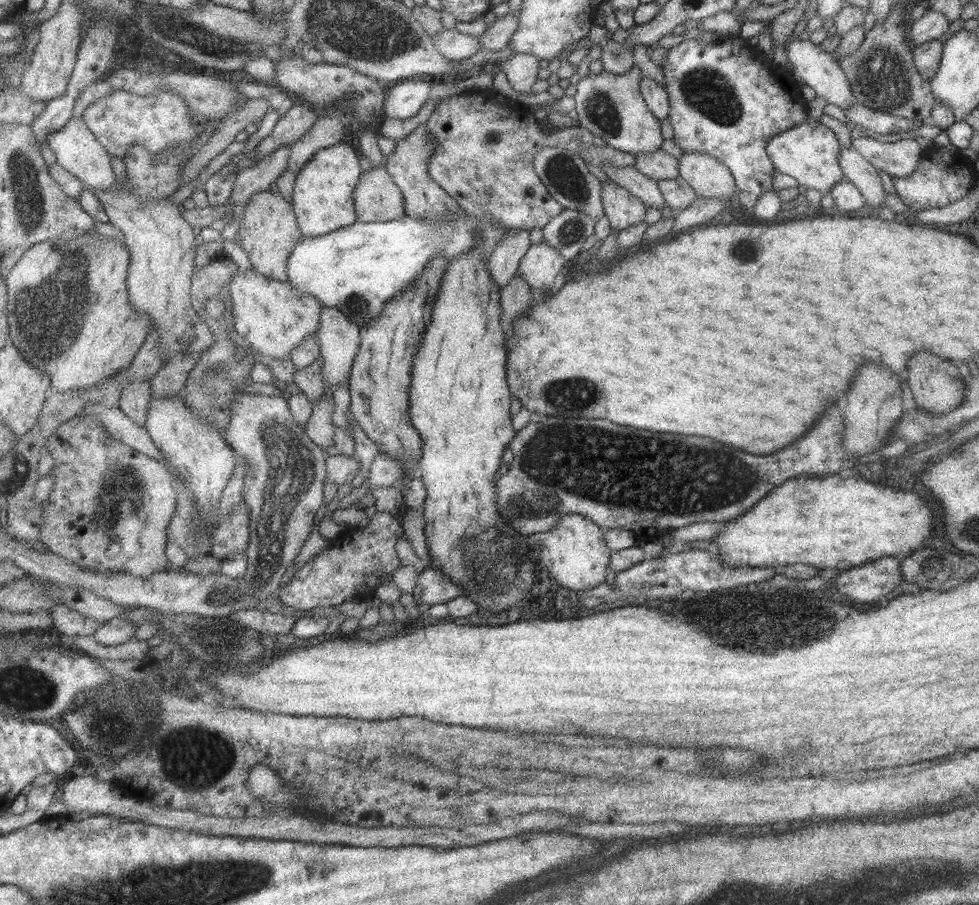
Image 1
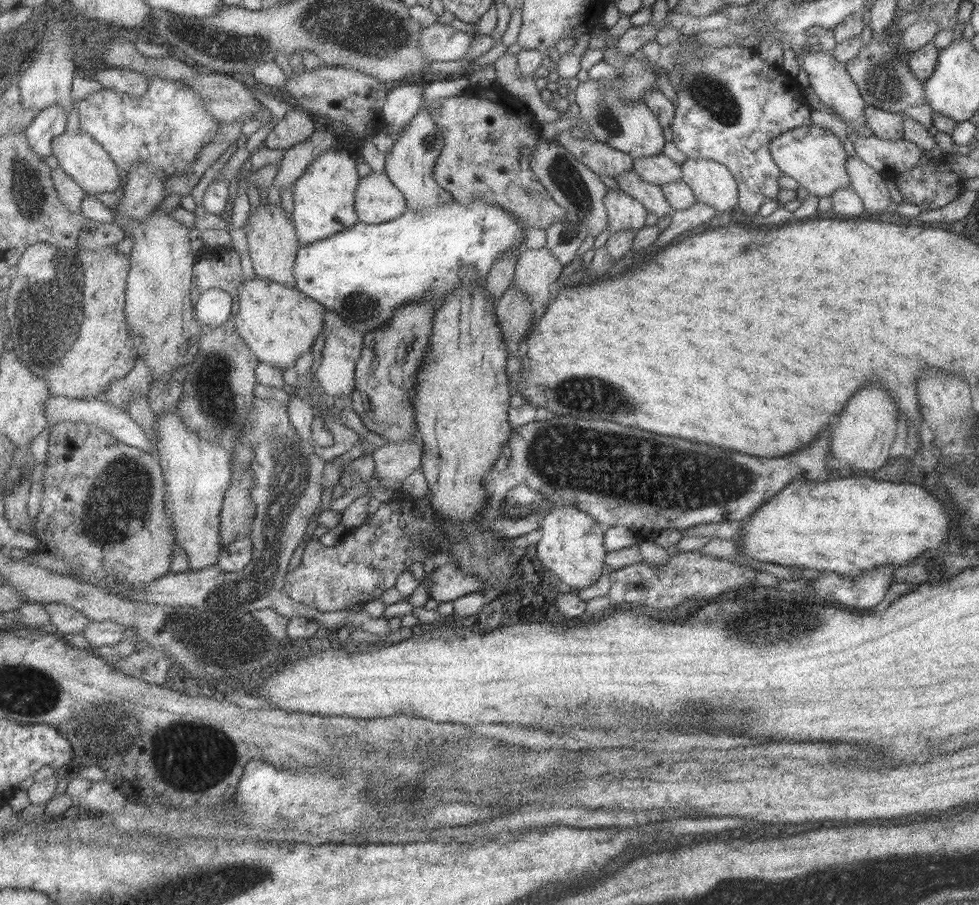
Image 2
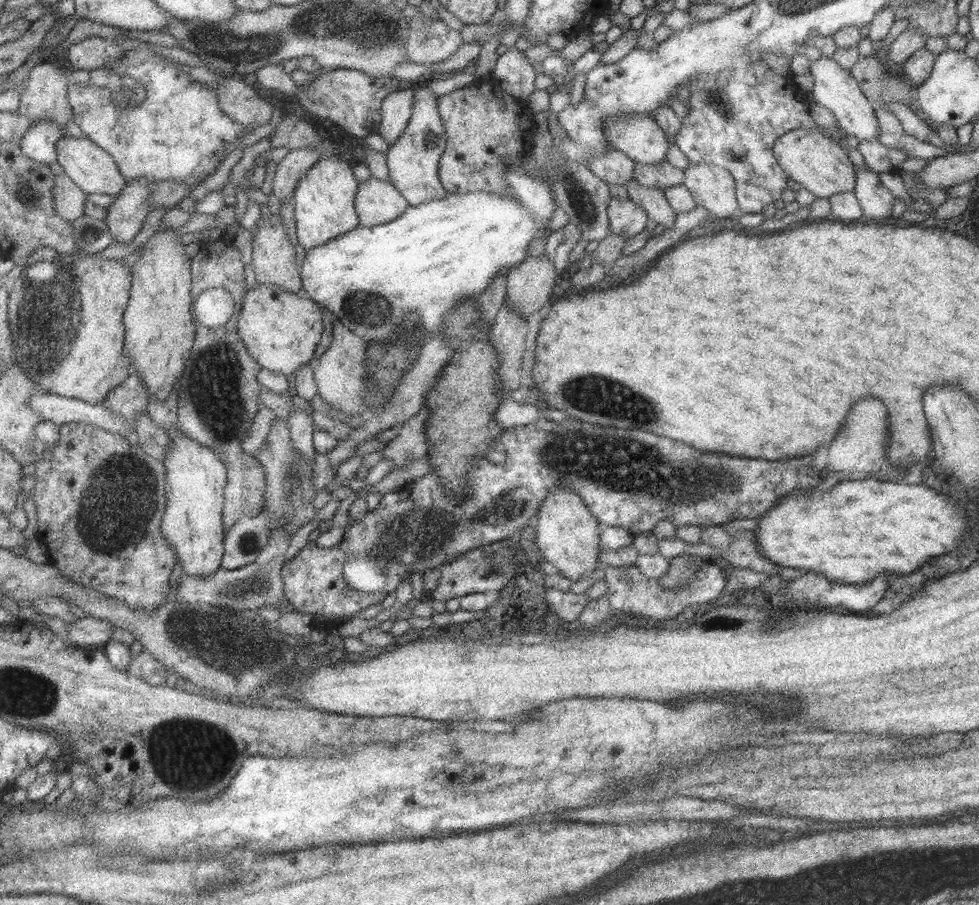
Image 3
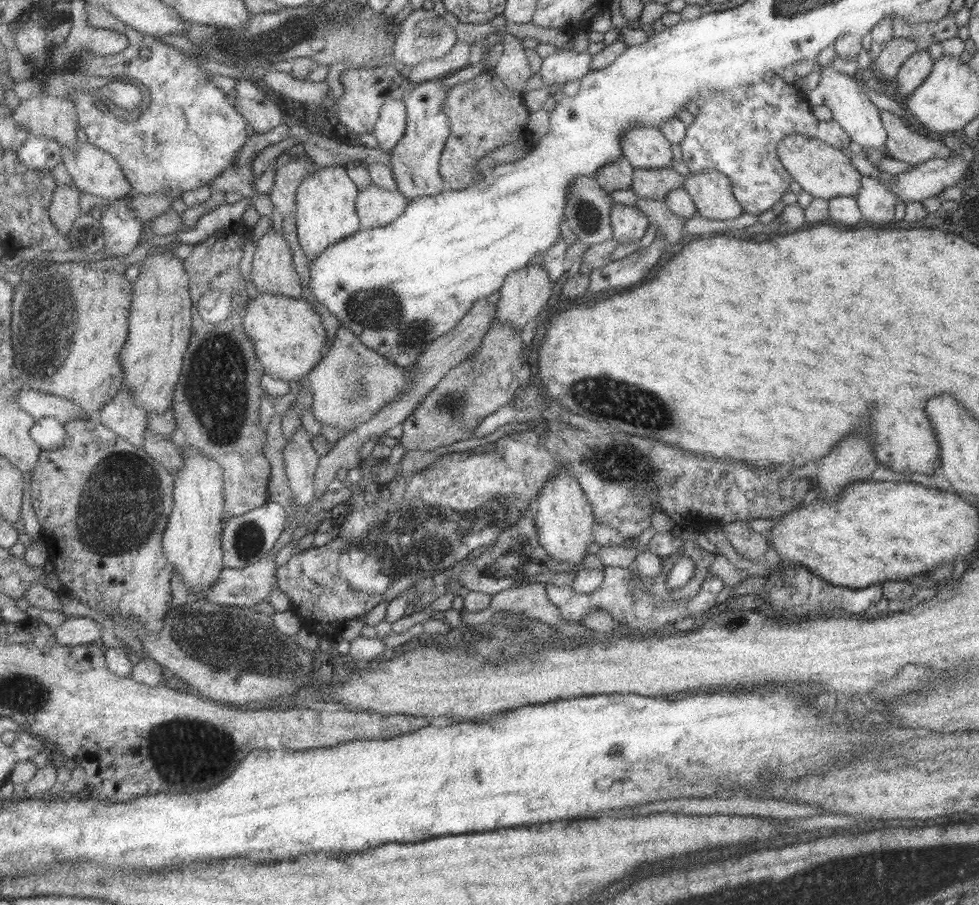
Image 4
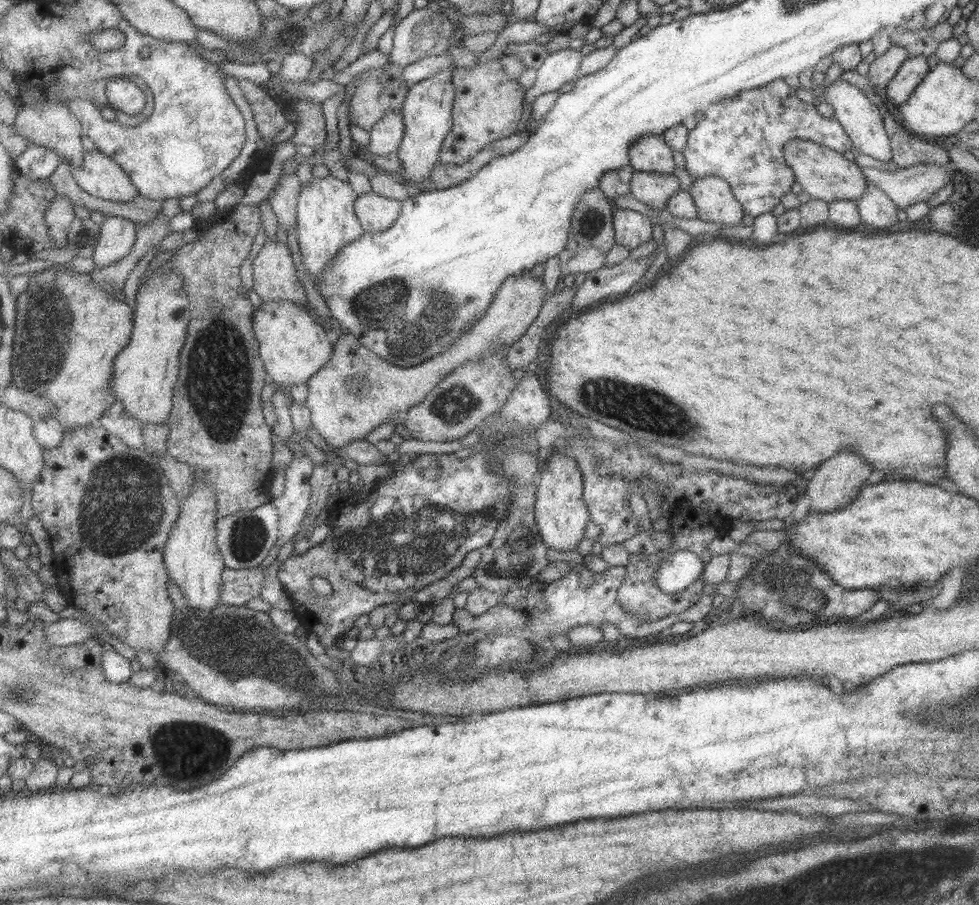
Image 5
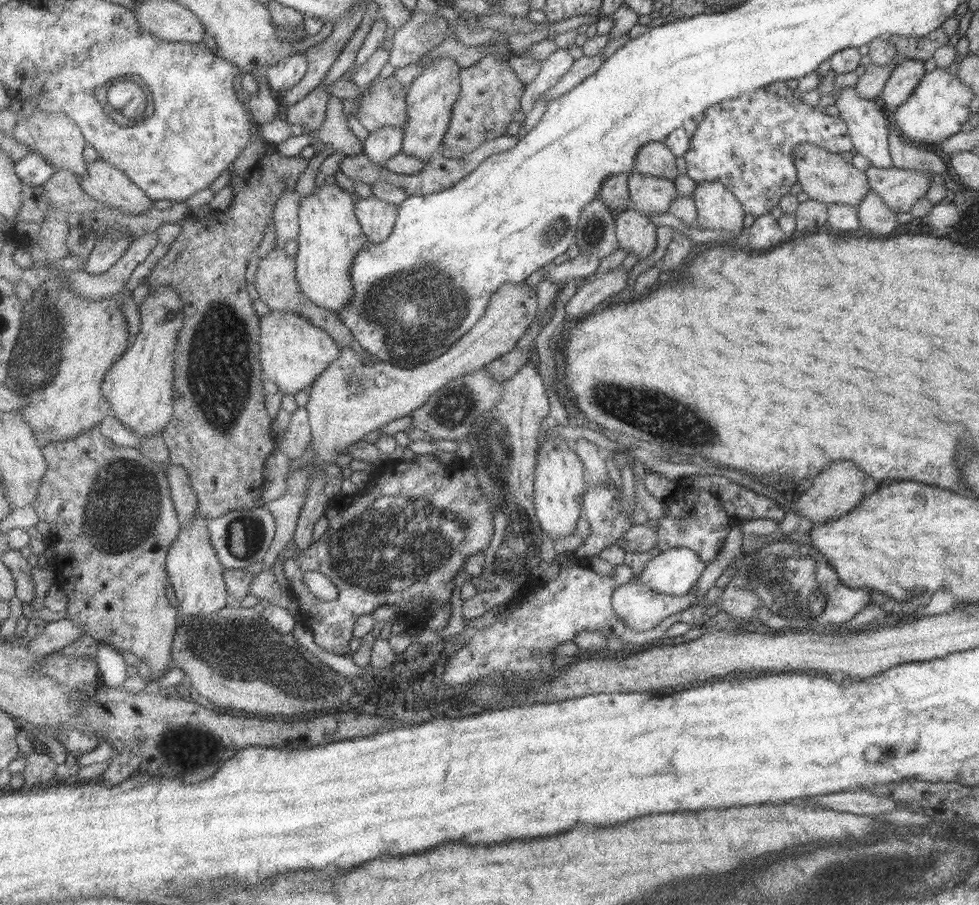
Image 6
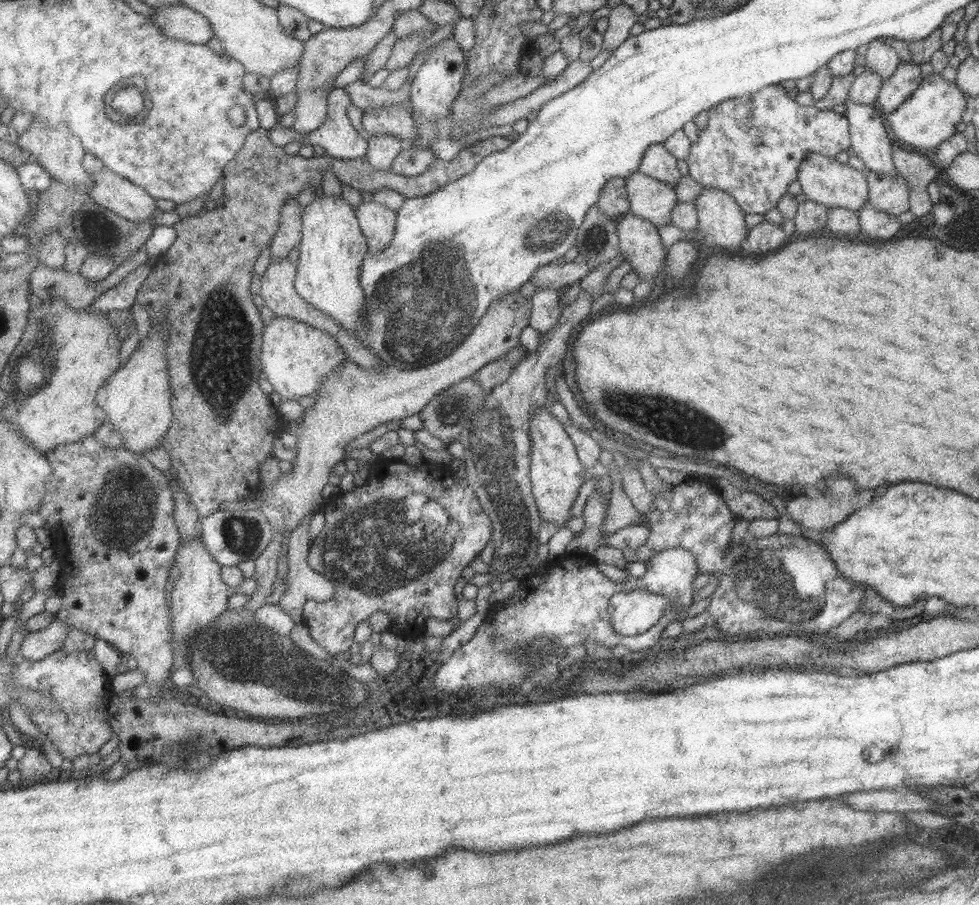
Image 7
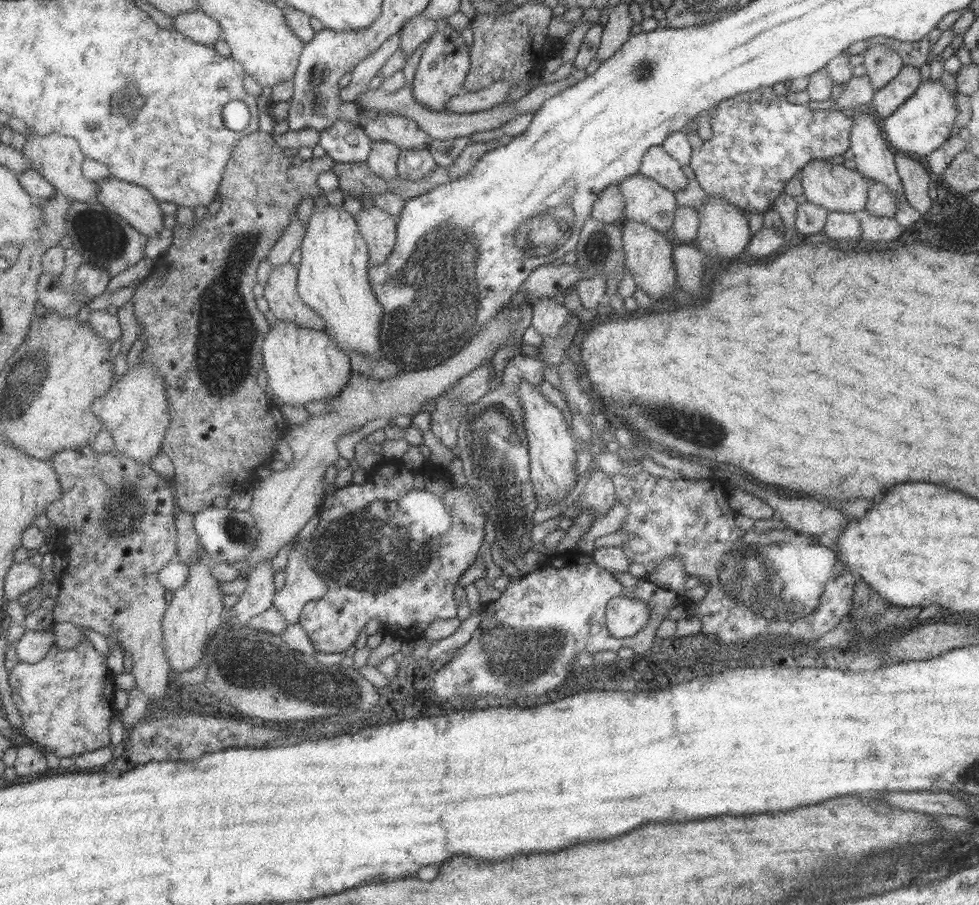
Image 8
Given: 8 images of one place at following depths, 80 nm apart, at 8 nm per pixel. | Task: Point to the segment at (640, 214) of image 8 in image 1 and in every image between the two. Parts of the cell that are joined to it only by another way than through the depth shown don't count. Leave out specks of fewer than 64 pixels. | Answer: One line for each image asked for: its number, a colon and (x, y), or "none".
1: (658, 165)
2: (658, 169)
3: (663, 174)
4: (656, 183)
5: (653, 189)
6: (649, 194)
7: (649, 199)

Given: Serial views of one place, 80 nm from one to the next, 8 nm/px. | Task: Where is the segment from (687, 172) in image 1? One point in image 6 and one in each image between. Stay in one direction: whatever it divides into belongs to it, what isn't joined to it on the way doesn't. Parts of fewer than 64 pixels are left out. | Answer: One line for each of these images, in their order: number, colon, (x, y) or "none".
2: (710, 182)
3: (712, 187)
4: (711, 192)
5: (711, 195)
6: (716, 208)

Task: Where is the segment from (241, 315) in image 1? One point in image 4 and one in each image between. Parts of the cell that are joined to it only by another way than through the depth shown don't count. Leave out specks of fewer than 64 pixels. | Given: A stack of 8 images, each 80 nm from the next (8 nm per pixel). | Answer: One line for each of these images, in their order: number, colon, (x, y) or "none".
2: (279, 323)
3: (281, 328)
4: (288, 333)

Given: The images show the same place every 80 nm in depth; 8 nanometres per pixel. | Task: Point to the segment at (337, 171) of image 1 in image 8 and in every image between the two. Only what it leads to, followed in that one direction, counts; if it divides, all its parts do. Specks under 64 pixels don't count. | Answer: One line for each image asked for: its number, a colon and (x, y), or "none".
2: (325, 196)
3: (325, 200)
4: (326, 211)
5: (327, 220)
6: (331, 234)
7: (334, 246)
8: (334, 280)

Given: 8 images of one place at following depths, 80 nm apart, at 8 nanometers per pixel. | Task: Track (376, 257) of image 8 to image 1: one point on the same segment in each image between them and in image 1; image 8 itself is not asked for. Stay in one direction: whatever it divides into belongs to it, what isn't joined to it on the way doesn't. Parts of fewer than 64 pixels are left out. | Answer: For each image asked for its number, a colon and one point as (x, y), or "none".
1: (378, 197)
2: (378, 200)
3: (378, 201)
4: (377, 206)
5: (378, 213)
6: (378, 217)
7: (379, 222)

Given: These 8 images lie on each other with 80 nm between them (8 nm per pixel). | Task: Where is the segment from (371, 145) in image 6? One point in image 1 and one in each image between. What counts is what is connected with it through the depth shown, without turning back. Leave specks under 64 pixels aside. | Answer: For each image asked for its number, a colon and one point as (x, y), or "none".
1: (404, 100)
2: (402, 105)
3: (397, 110)
4: (391, 126)
5: (387, 135)

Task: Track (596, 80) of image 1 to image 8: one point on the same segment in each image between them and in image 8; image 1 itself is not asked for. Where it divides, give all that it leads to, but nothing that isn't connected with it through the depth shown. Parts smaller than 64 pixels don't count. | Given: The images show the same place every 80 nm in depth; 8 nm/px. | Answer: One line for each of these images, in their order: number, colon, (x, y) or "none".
2: (631, 128)
3: (638, 136)
4: (644, 146)
5: (649, 153)
6: (653, 158)
7: (656, 162)
8: (656, 164)

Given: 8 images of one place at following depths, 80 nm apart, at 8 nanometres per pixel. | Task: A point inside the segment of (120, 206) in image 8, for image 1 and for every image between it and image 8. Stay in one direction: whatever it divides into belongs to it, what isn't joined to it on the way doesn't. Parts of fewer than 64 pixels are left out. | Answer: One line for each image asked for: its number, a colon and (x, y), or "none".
1: (79, 150)
2: (85, 159)
3: (93, 168)
4: (95, 171)
5: (102, 176)
6: (106, 182)
7: (112, 190)

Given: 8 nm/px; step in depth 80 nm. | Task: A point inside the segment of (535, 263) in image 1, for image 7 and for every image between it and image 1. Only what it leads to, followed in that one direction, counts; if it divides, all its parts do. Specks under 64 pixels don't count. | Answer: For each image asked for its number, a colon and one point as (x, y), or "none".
2: (536, 270)
3: (528, 284)
4: (524, 293)
5: (357, 390)
6: (354, 396)
7: (353, 400)

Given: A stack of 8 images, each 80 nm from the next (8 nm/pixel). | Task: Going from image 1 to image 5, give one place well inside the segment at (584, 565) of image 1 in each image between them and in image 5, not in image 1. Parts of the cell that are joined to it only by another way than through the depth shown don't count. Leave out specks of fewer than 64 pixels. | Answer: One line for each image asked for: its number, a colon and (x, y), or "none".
2: (571, 549)
3: (567, 535)
4: (564, 520)
5: (560, 514)

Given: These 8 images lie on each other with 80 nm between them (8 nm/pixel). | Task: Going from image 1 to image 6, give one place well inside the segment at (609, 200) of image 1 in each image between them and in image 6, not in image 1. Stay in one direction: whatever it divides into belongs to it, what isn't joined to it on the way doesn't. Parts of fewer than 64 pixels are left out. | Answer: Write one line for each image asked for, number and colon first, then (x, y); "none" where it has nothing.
2: (623, 212)
3: (625, 218)
4: (628, 223)
5: (631, 228)
6: (635, 234)

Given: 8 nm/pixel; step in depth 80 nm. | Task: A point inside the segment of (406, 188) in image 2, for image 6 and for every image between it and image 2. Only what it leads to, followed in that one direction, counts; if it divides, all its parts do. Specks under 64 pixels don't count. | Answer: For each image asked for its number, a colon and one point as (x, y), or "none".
3: (413, 160)
4: (415, 160)
5: (428, 117)
6: (430, 100)

